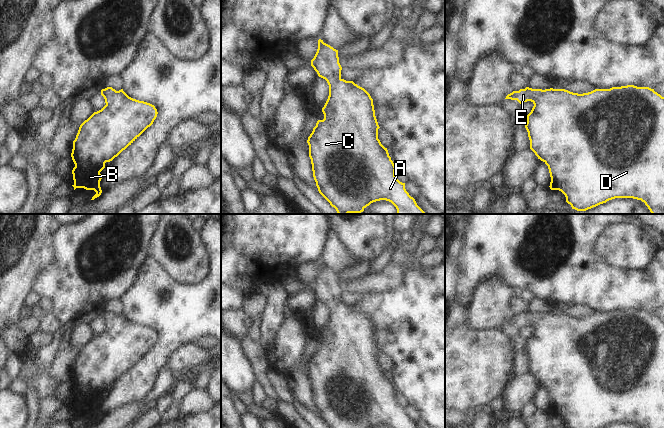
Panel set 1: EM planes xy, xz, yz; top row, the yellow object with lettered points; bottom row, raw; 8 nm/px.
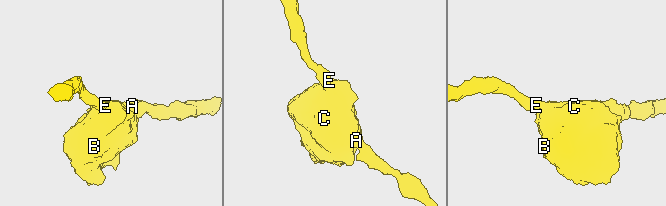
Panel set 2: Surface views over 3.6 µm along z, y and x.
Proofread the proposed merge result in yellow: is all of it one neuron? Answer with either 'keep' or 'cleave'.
keep

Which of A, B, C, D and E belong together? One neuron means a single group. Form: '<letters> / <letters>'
A B C D E

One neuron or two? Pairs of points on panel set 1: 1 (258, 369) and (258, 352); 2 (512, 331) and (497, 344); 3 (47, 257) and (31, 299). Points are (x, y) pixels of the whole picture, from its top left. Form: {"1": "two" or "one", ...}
{"1": "one", "2": "two", "3": "two"}

